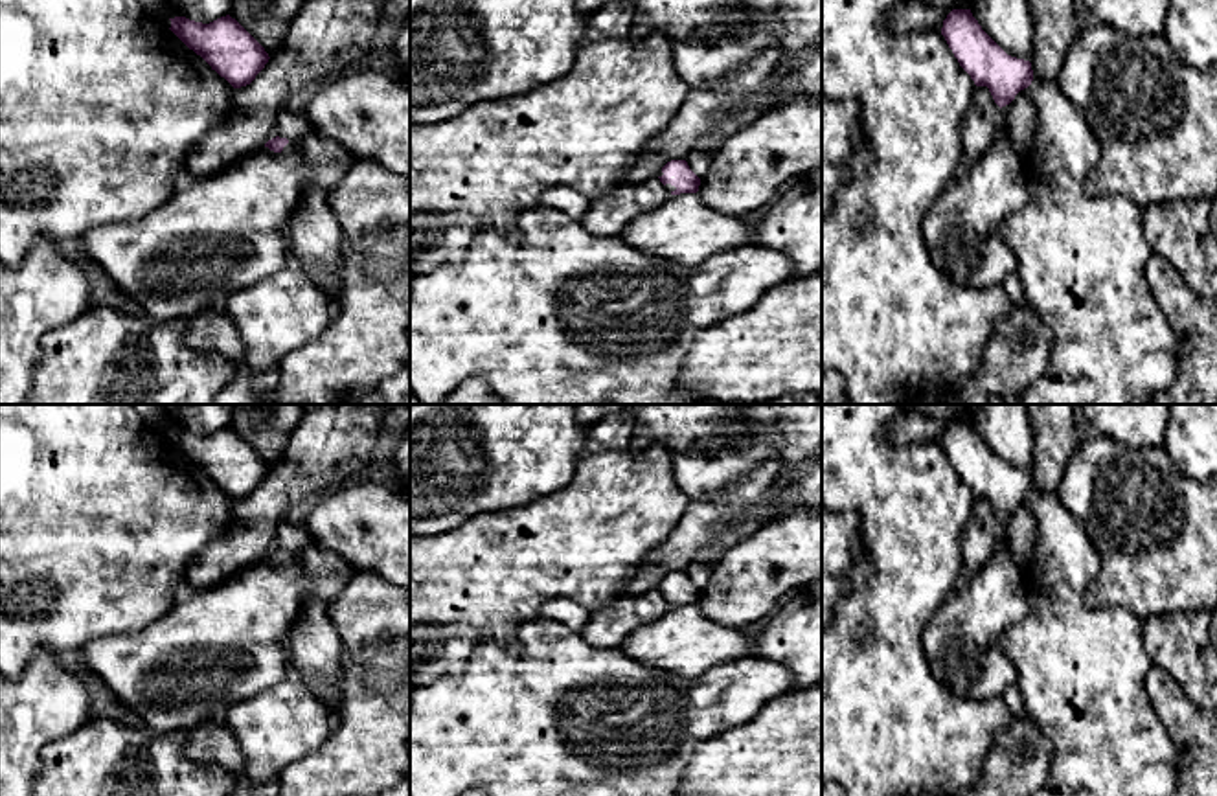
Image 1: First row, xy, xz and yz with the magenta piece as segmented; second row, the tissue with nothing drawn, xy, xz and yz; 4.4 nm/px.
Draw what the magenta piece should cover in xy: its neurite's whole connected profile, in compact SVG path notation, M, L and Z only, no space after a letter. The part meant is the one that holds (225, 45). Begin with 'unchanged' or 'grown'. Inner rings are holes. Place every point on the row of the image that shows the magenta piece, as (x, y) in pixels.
unchanged; M230 15L210 24L175 17L171 31L233 88L250 85L268 63L265 48Z

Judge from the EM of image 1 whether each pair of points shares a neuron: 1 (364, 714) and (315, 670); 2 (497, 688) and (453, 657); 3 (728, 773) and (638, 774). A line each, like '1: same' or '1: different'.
1: different
2: different
3: different

